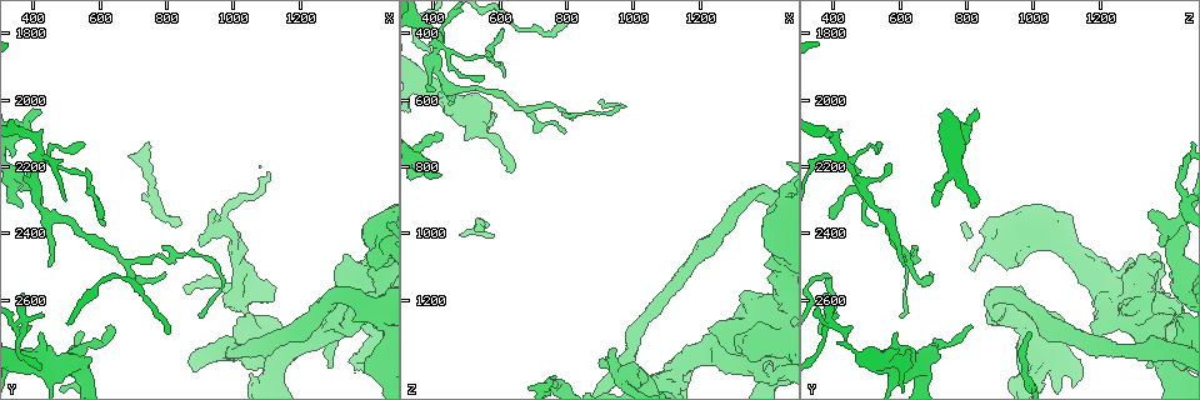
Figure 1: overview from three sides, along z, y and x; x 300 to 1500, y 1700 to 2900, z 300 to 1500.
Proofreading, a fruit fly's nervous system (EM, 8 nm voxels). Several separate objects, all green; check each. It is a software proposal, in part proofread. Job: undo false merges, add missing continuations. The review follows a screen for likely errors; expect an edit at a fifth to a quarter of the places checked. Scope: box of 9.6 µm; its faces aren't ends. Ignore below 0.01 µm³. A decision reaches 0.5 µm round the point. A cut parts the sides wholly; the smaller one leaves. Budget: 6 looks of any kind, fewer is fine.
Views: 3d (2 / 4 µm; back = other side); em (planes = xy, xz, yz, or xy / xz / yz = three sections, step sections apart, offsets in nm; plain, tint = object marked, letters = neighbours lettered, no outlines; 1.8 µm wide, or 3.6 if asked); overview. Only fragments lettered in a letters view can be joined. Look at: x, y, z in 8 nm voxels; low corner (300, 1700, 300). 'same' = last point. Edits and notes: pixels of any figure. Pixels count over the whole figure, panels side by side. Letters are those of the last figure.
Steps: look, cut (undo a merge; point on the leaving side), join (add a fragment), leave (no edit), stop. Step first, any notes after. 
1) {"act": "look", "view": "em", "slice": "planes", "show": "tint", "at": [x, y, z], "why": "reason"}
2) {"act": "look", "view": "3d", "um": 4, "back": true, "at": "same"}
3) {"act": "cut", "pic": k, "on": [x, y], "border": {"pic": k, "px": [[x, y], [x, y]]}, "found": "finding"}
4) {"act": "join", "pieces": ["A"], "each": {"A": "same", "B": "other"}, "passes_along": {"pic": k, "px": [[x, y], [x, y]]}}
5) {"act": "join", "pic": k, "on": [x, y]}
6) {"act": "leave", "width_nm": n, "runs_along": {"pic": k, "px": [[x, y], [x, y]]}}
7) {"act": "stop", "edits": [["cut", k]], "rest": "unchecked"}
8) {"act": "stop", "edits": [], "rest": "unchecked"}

{"act": "look", "view": "em", "slice": "planes", "show": "plain", "at": [540, 2690, 990], "why": "long arm stops here"}

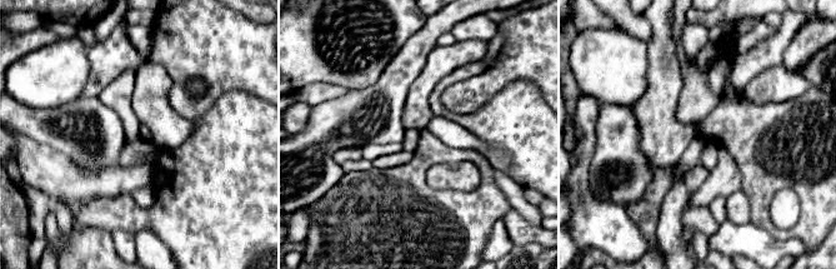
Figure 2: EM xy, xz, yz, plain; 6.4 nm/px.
{"act": "look", "view": "em", "slice": "planes", "show": "letters", "at": "same", "why": "see the neighbours"}

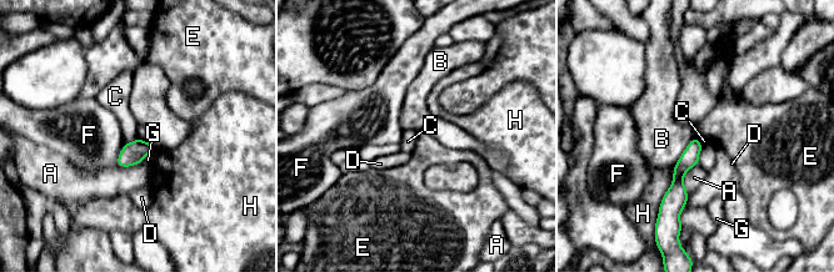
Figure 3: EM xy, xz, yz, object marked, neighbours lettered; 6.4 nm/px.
{"act": "leave", "longest_contact_nm": ["H", 300], "each": {"A": "other", "B": "other", "C": "other", "D": "other", "E": "other", "F": "other", "G": "other", "H": "other"}, "runs_along": {"pic": 3, "px": [[695, 142], [678, 175], [678, 206]]}, "found": "none of them fits"}

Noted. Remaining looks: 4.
{"act": "look", "view": "em", "slice": "planes", "show": "letters", "at": [420, 2040, 820], "why": "branch stops here"}

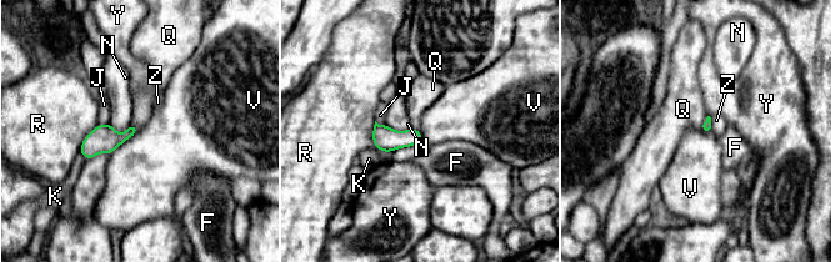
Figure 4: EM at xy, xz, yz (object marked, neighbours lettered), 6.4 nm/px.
{"act": "leave", "each": {"F": "other", "J": "other", "K": "other", "N": "other", "Q": "other", "R": "other", "V": "other", "Y": "other", "Z": "other"}, "border": {"pic": 4, "px": [[707, 115], [700, 127]]}, "found": "none of them fits"}

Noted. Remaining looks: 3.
{"act": "look", "view": "em", "slice": "yz", "step": 4, "show": "letters", "at": [1400, 2490, 960], "why": "branch stops here"}

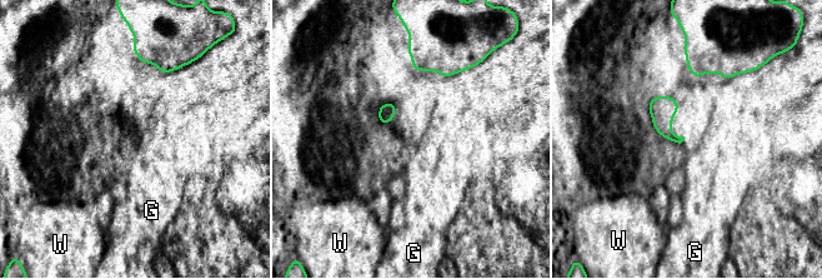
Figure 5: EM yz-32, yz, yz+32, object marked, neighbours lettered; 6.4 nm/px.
{"act": "look", "view": "em", "slice": "xz", "step": 8, "show": "letters", "at": "same", "why": "cut it another way"}

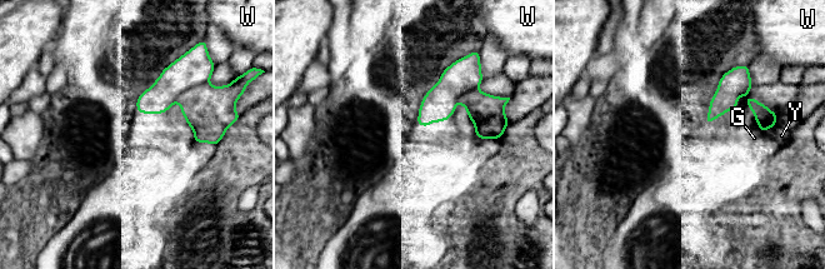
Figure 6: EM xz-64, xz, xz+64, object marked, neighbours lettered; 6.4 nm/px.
{"act": "cut", "pic": 6, "on": [193, 69], "each": {"G": "other", "W": "other", "Y": "other"}, "found": "a second neuron is stuck on"}

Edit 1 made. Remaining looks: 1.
{"act": "stop", "edits": [["cut", 6]], "rest": "unchecked"}

